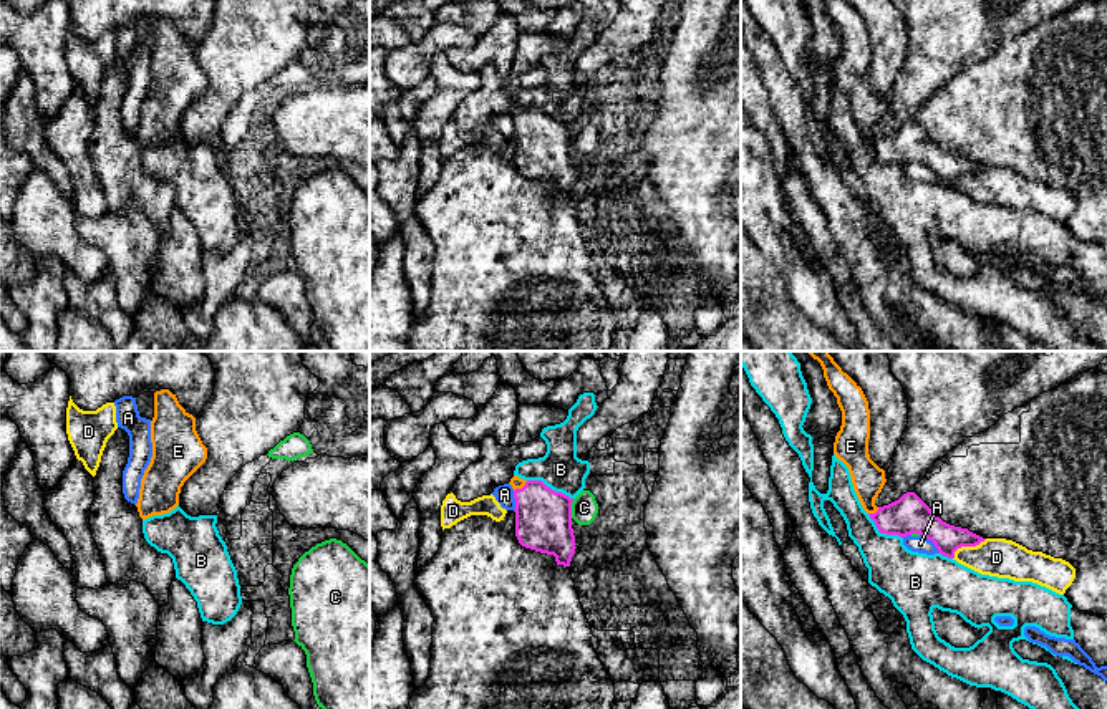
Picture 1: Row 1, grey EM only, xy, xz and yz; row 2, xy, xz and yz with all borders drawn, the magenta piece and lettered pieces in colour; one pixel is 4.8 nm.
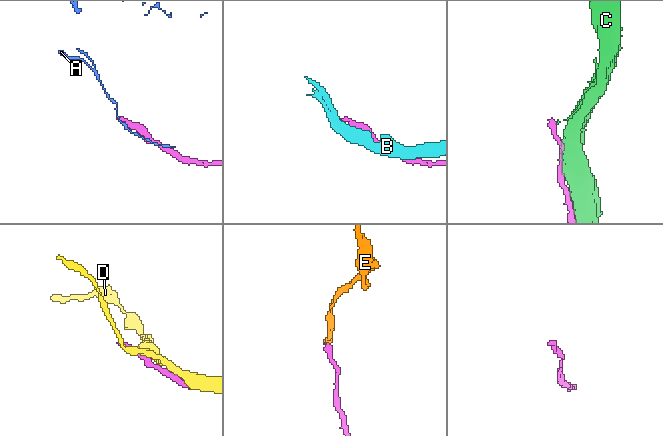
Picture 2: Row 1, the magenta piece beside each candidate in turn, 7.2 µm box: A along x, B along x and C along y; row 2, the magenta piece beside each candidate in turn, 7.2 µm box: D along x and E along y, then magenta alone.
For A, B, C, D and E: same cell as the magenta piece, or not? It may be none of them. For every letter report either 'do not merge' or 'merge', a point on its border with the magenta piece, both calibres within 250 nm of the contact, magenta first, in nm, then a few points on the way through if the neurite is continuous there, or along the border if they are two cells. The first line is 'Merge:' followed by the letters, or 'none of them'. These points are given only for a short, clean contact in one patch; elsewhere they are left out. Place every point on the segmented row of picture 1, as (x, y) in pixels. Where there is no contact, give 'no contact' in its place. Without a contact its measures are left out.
Merge: E
A: do not merge; meets magenta in yz at (932, 540); 180 nm thick on the magenta side, 80 nm on the other; border along yz (920, 534), (938, 552)
B: do not merge; meets magenta in xz at (549, 487); 280 nm thick on the magenta side, 200 nm on the other
C: do not merge; meets magenta in xz at (570, 509); 280 nm thick on the magenta side, 130 nm on the other
D: do not merge; meets magenta in yz at (966, 545); 140 nm thick on the magenta side, 190 nm on the other
E: merge; meets magenta in yz at (875, 512); 180 nm thick on the magenta side, 160 nm on the other; runs through yz (908, 514), (875, 512), (867, 501), (867, 477)

